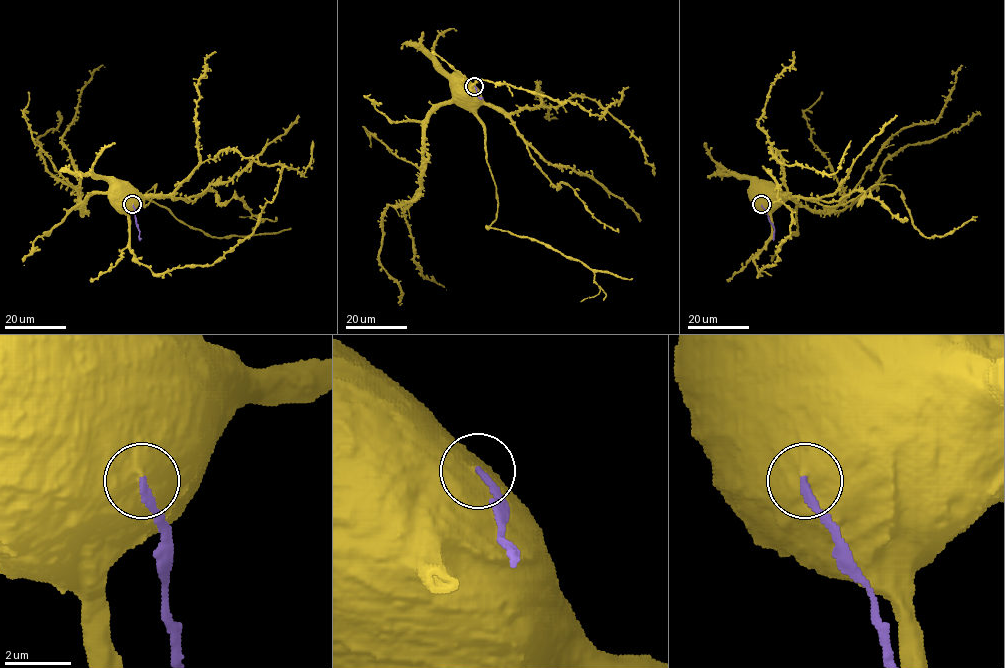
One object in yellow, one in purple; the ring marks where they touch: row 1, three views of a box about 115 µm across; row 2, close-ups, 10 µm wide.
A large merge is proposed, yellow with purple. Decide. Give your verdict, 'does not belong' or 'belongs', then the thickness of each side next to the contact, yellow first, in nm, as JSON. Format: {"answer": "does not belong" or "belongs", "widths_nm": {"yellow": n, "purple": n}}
{"answer": "does not belong", "widths_nm": {"yellow": 700, "purple": 220}}

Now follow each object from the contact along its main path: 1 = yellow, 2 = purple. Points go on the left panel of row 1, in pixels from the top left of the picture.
1: (132, 204), (119, 197)
2: (132, 204), (140, 240)

